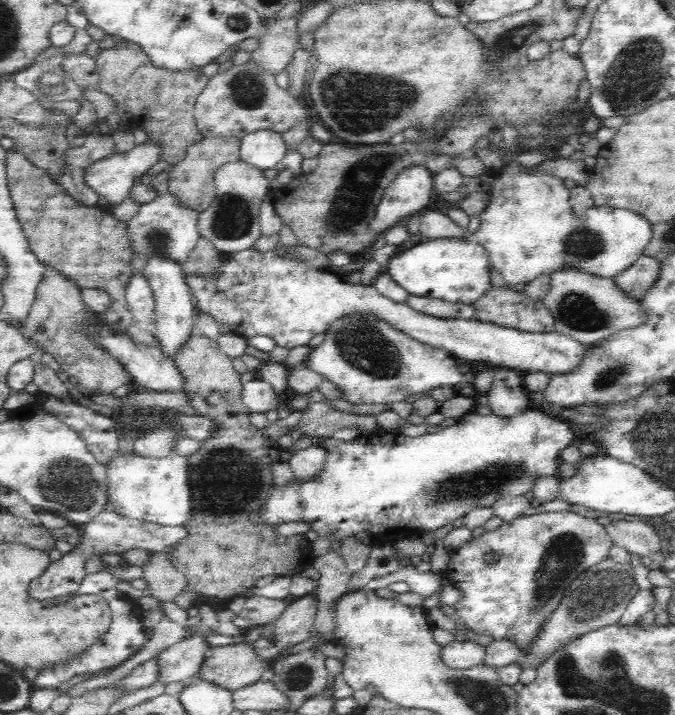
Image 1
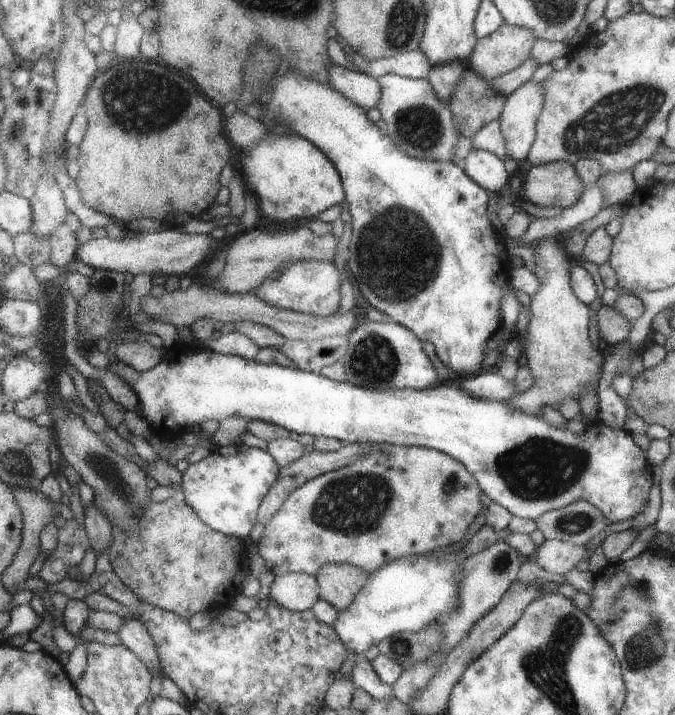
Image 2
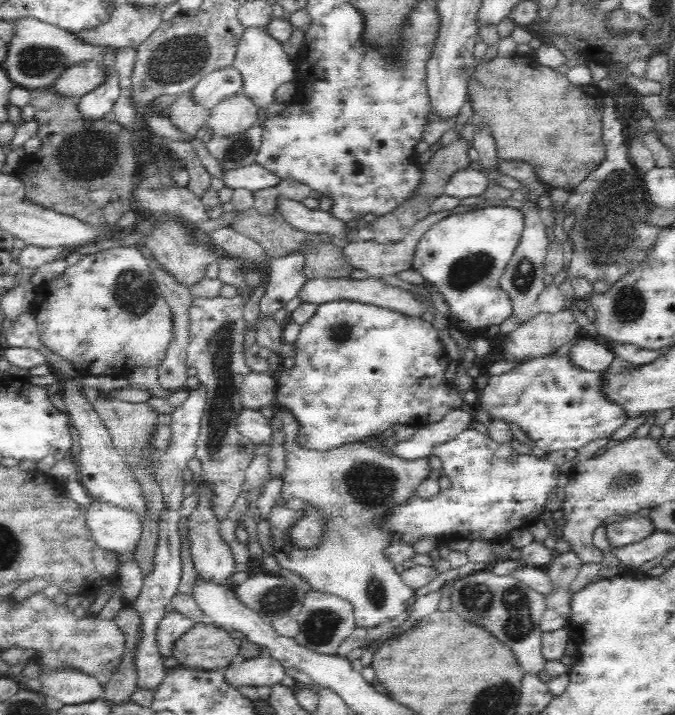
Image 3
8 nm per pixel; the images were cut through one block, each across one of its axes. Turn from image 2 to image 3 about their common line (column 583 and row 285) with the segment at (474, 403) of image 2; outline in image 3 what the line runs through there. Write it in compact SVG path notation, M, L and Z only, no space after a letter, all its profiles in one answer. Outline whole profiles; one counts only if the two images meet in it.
M488 206L454 212L446 218L433 224L420 238L414 258L412 269L423 276L423 282L436 286L442 294L448 310L450 310L451 324L466 332L469 330L488 329L492 324L502 324L512 315L512 299L502 290L500 280L516 247L520 244L524 230L525 219L521 210L510 206Z

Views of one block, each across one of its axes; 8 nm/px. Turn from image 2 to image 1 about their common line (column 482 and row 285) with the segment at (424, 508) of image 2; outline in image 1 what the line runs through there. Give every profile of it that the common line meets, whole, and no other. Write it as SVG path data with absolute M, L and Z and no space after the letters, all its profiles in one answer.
M493 285L474 304L476 309L475 318L478 321L494 323L495 325L507 326L528 332L548 333L554 331L554 317L546 309L540 299L532 299L521 292L511 290L508 285L494 287Z

